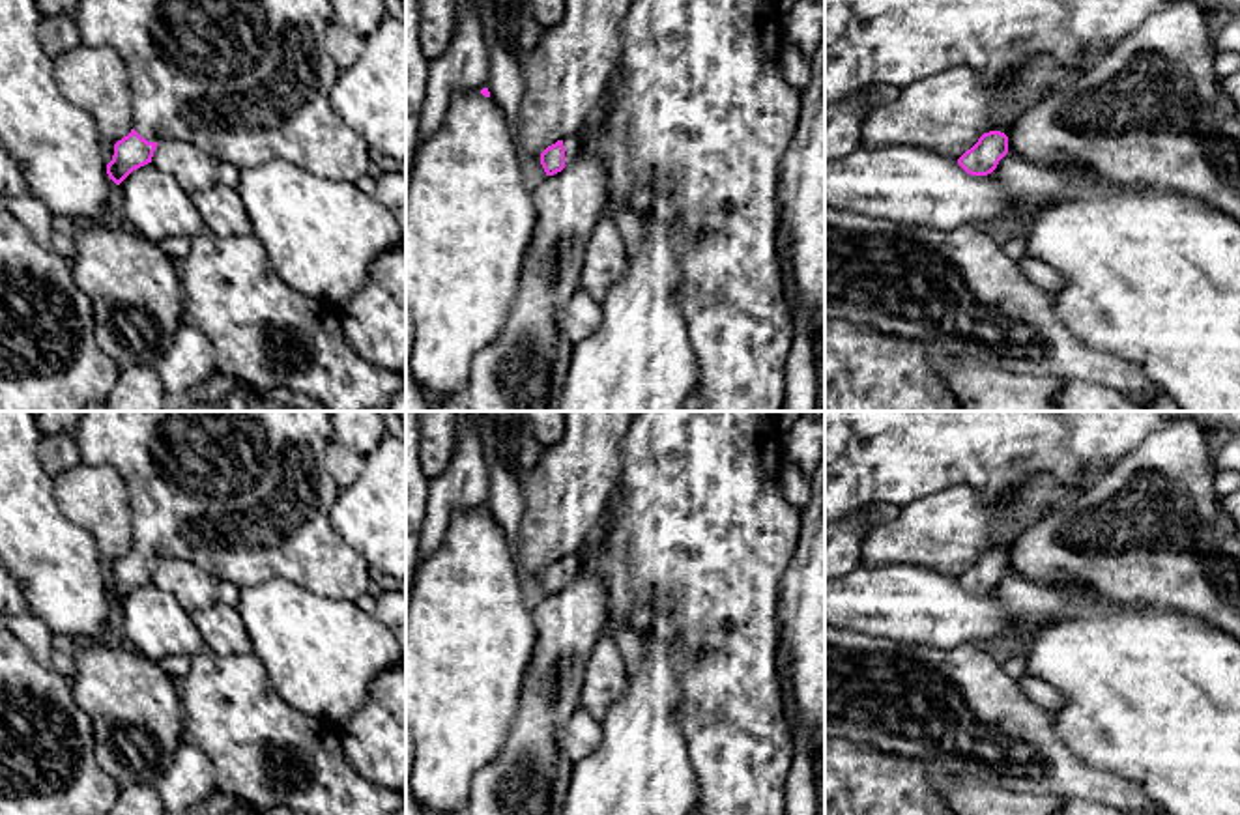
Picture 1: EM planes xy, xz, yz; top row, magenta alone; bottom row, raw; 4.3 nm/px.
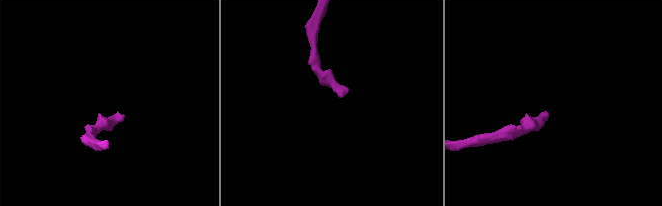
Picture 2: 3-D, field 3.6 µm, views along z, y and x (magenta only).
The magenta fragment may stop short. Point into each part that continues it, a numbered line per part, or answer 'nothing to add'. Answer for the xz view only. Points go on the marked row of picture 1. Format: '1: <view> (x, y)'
1: xz (702, 118)

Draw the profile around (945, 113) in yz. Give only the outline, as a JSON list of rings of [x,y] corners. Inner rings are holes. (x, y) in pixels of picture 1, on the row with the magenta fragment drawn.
[[[1038,54],[1023,69],[1012,71],[1001,84],[989,86],[971,67],[950,67],[913,80],[900,95],[870,110],[862,129],[860,146],[913,146],[958,161],[984,133],[1001,131],[1008,136],[1014,122],[1074,73],[1059,65],[1049,54]]]

